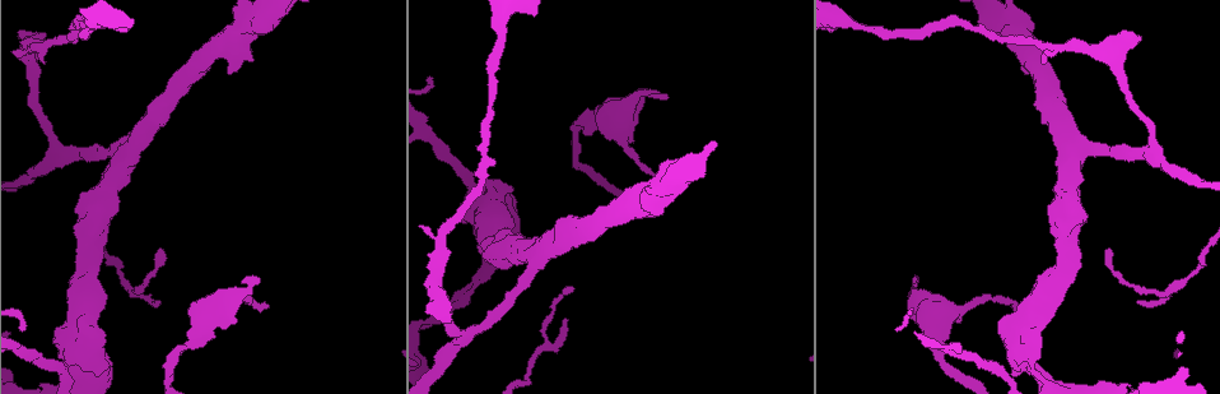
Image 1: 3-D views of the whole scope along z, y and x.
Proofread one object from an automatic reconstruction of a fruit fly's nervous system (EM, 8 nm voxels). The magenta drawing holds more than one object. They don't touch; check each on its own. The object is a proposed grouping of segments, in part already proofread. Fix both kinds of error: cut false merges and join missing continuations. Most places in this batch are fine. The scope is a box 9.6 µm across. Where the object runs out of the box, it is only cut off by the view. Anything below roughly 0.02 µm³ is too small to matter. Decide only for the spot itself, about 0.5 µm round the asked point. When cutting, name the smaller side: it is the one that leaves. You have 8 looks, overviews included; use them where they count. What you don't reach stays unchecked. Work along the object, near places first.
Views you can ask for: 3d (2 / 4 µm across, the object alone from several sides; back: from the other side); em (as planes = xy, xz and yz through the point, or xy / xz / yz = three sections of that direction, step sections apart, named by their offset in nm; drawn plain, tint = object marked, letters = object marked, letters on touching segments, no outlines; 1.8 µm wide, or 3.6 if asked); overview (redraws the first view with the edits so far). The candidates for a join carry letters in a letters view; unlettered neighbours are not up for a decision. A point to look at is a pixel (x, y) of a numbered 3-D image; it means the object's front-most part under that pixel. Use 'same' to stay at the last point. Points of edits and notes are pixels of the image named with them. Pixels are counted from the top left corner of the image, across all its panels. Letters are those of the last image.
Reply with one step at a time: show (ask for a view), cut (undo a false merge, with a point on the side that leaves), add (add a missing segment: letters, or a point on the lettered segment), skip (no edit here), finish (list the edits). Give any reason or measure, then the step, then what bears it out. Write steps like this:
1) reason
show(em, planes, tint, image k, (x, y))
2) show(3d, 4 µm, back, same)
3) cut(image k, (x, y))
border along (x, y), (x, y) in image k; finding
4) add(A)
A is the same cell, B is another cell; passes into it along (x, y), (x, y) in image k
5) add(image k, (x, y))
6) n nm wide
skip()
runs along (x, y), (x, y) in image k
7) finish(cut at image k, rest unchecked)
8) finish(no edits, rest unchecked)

calibre changes
show(3d, 2 µm, back, image 1, (188, 345))

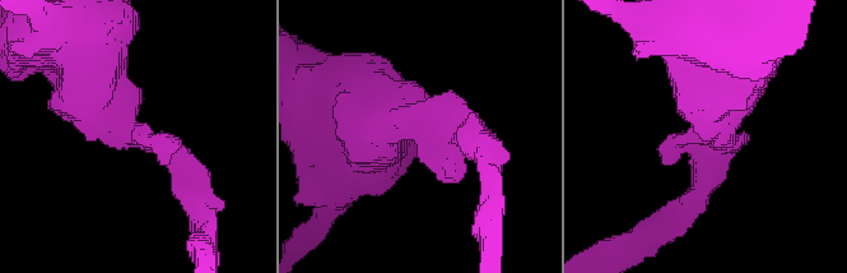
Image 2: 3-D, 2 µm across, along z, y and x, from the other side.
arms of 220, 650 nm; now the EM
show(em, planes, letters, image 2, (130, 130))

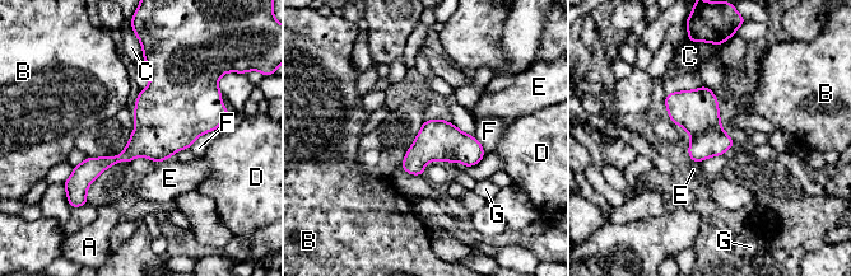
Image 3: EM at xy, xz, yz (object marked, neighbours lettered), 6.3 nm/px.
240 nm wide
skip()
A, B, C, D, E, F and G are other cells; border along (170, 157), (157, 163) in image 3; continuous, no second neuron

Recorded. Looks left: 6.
an open end
show(em, xy, step 4, letters, image 1, (915, 280))

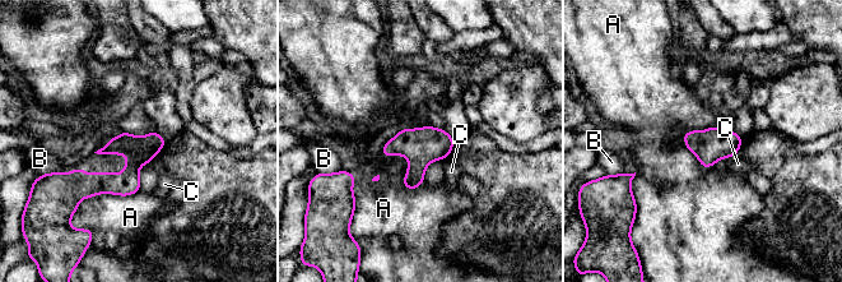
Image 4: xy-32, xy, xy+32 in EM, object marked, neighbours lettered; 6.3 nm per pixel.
show(em, planes, letters, same)

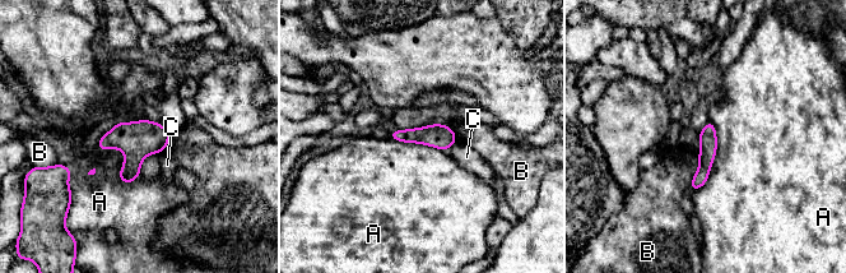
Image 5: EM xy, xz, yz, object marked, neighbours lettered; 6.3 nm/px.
skip()
A, B and C are other cells; runs along (710, 125), (706, 162), (695, 186) in image 5; no lettered segment goes on from it

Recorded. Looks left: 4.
stops while still wide
show(em, planes, tint, image 1, (1025, 74))

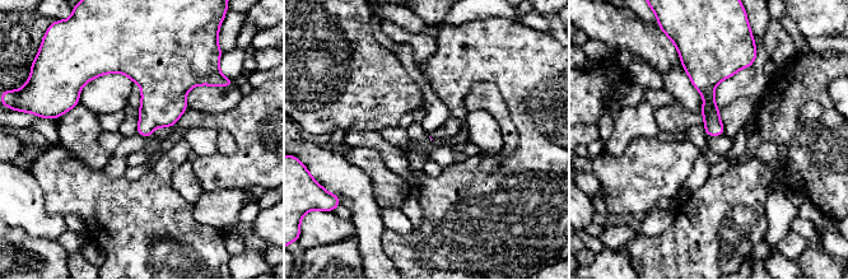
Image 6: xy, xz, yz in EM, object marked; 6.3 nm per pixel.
show(em, planes, letters, same)

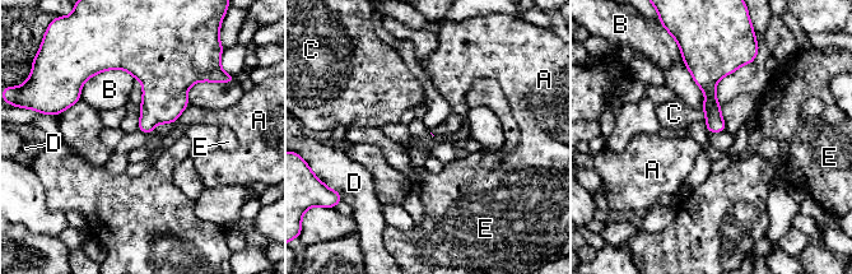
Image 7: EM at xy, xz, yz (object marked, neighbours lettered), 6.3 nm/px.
skip()
A, B, C, D and E are other cells; border along (189, 103), (175, 121) in image 7; no lettered segment goes on from it

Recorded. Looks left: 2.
finish(no edits, rest unchecked)

